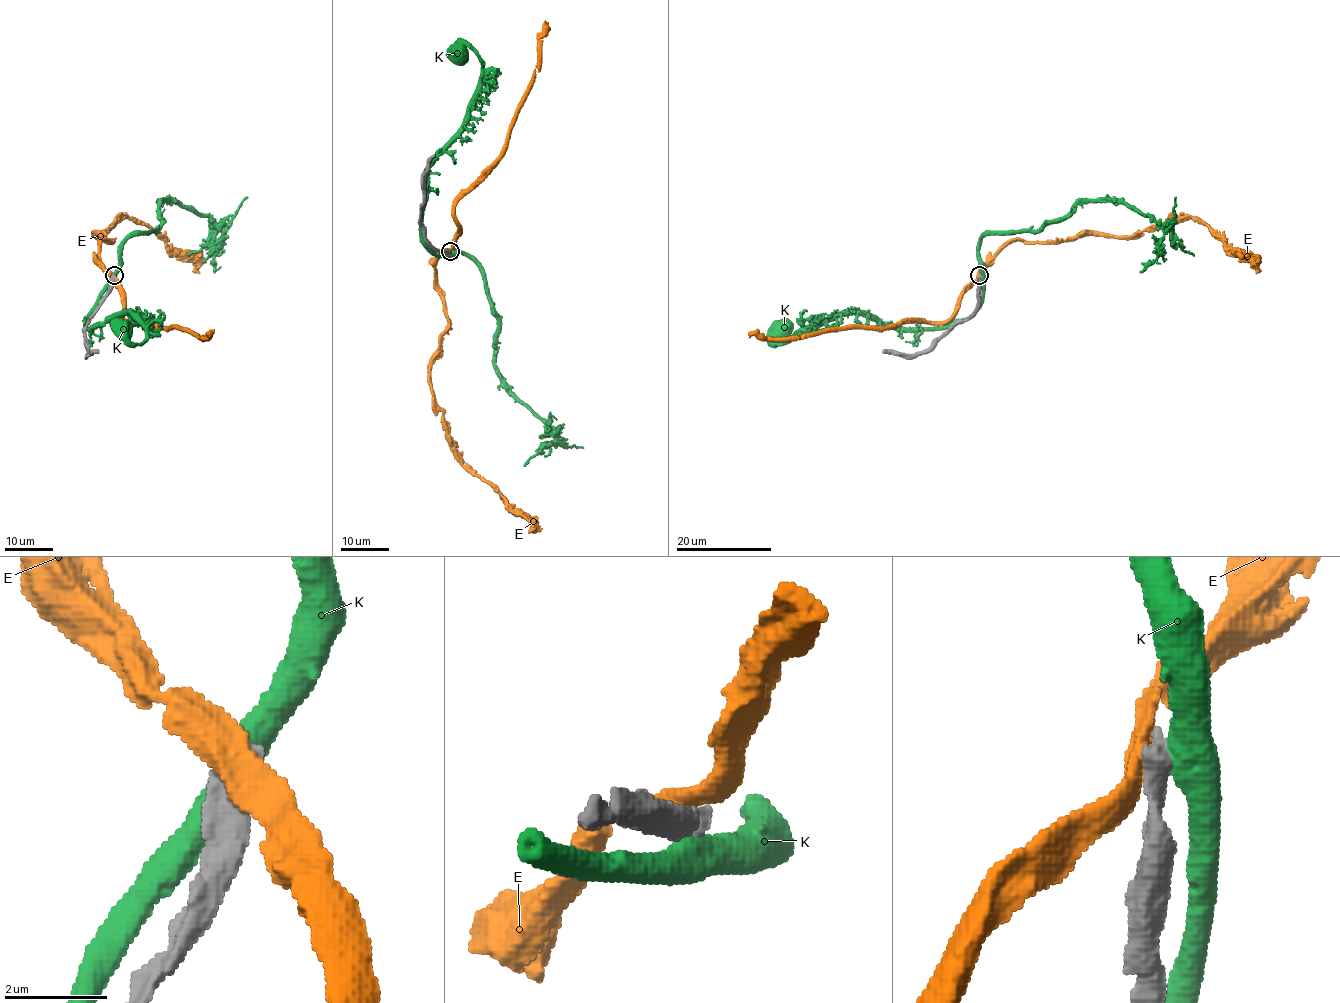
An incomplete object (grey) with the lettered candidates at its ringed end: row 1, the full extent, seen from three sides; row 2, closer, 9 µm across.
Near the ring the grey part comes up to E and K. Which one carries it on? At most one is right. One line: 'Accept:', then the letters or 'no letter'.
Accept: no letter

